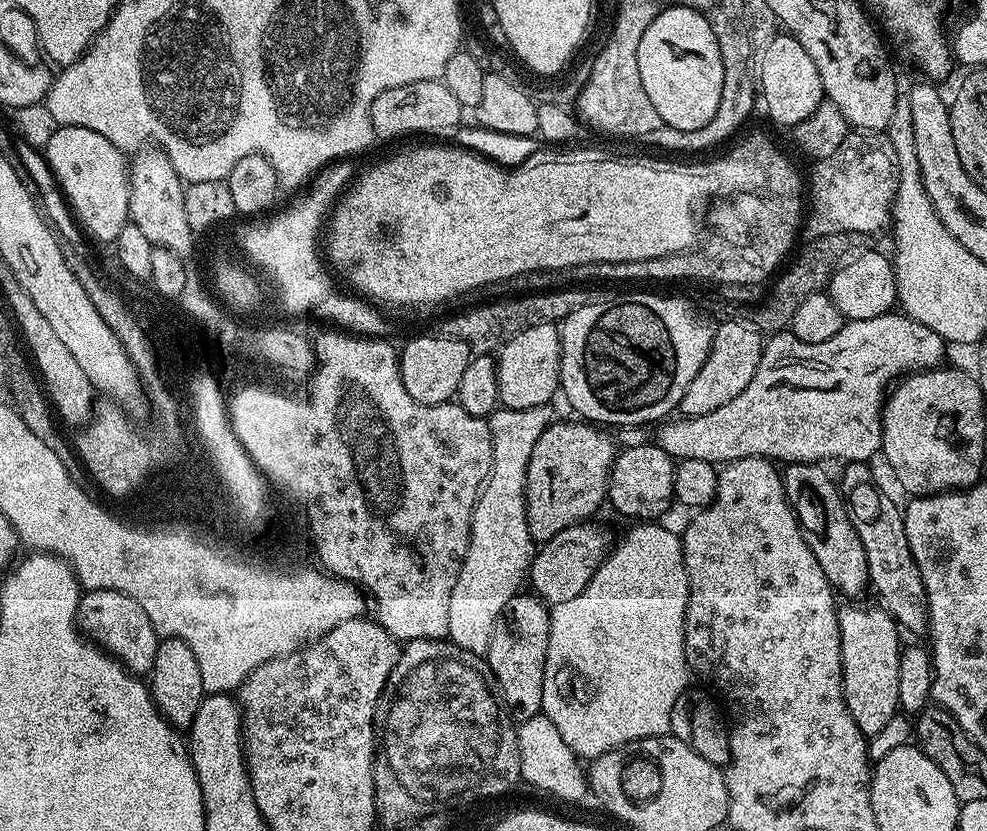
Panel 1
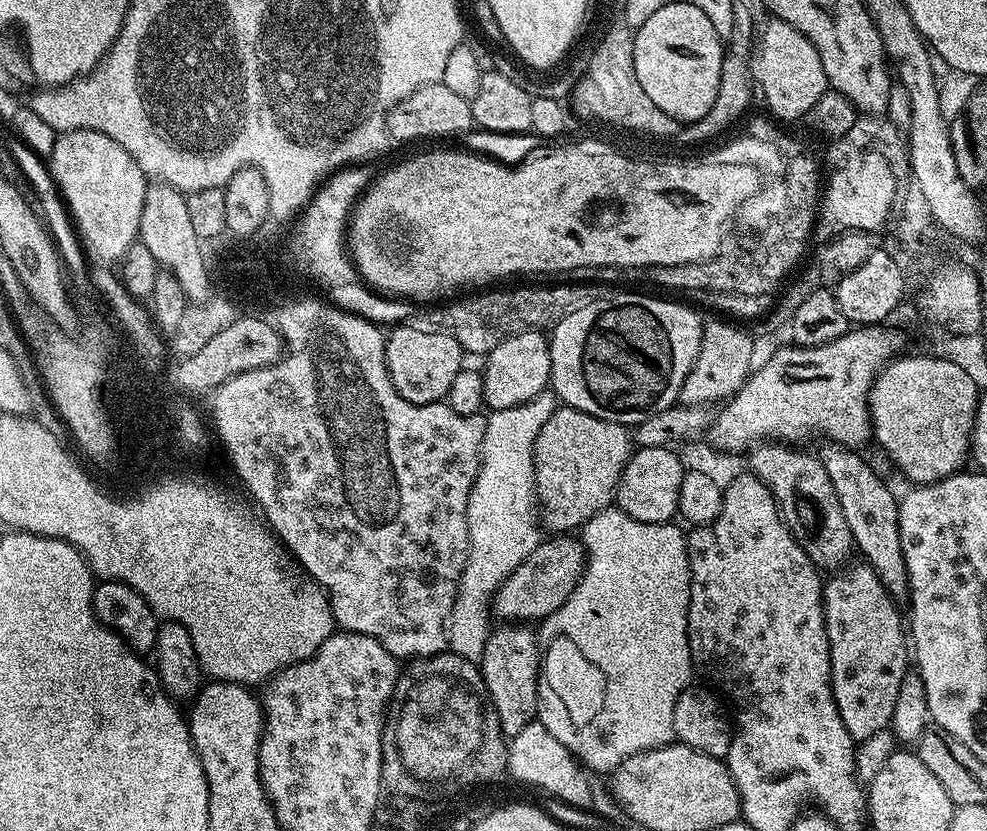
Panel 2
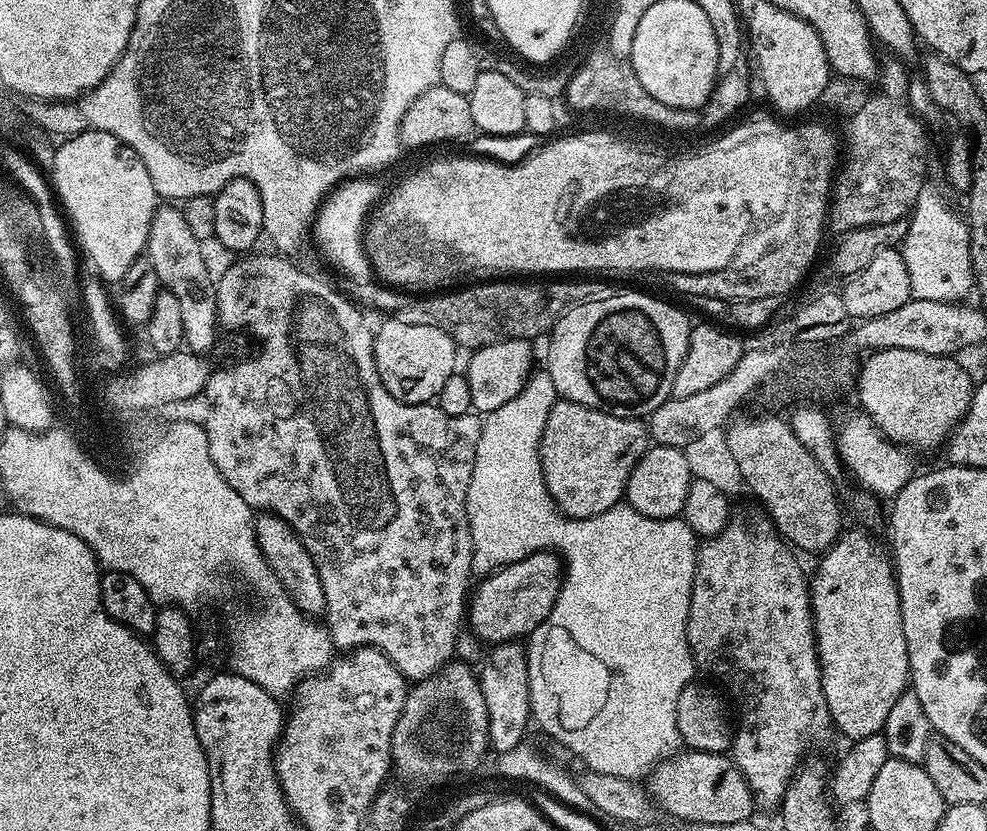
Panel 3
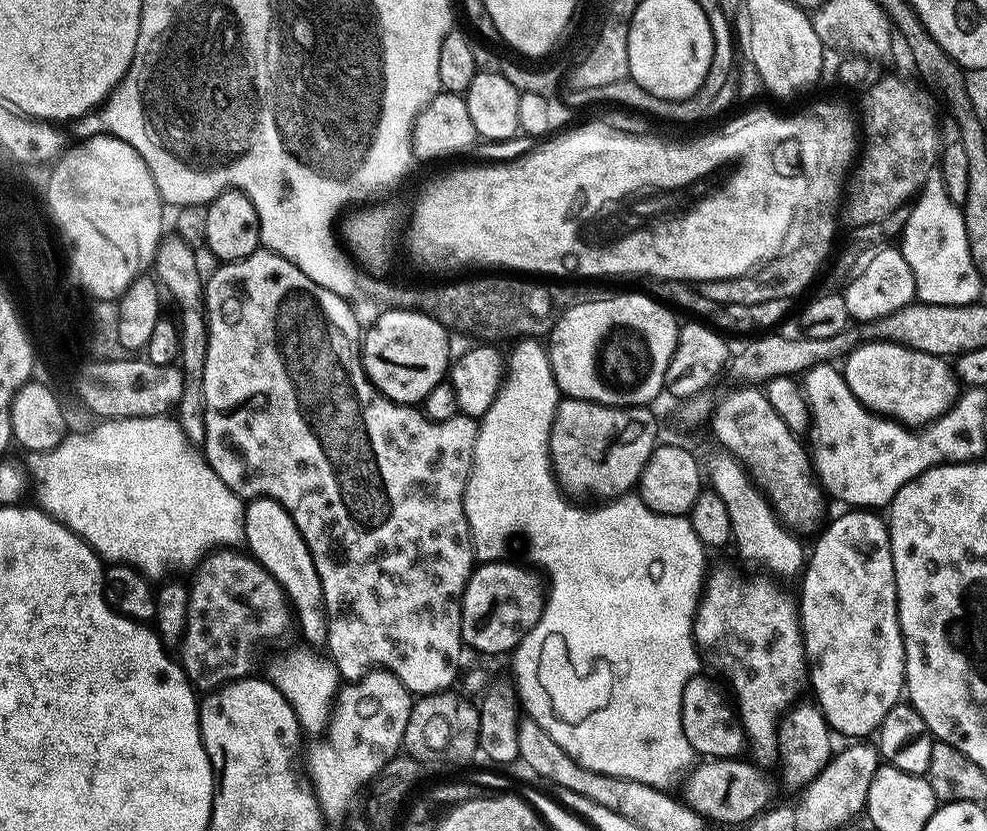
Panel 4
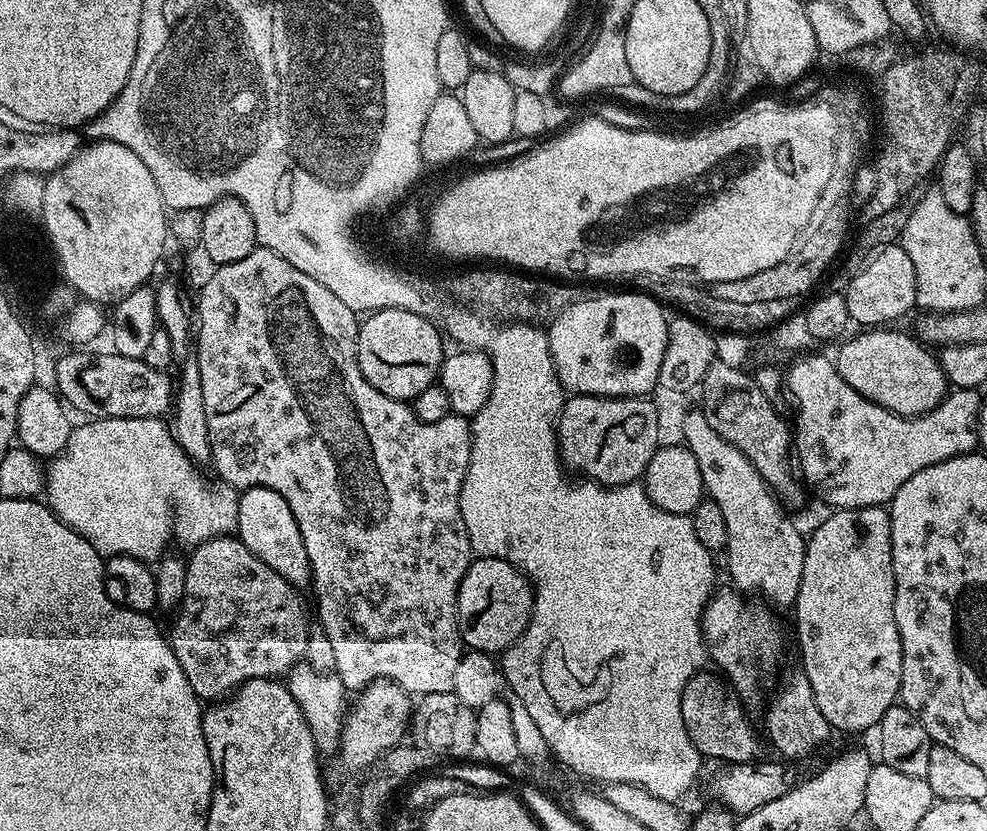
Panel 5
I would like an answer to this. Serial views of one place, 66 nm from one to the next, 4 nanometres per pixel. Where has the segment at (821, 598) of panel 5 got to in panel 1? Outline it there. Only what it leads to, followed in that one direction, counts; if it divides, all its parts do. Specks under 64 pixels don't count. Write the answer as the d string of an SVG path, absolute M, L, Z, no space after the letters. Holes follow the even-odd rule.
M848 602L839 609L840 641L842 642L842 674L844 675L844 697L846 706L862 734L871 737L886 726L886 722L897 719L900 699L898 698L898 662L902 651L901 629L889 612L879 606L867 608L864 602Z

